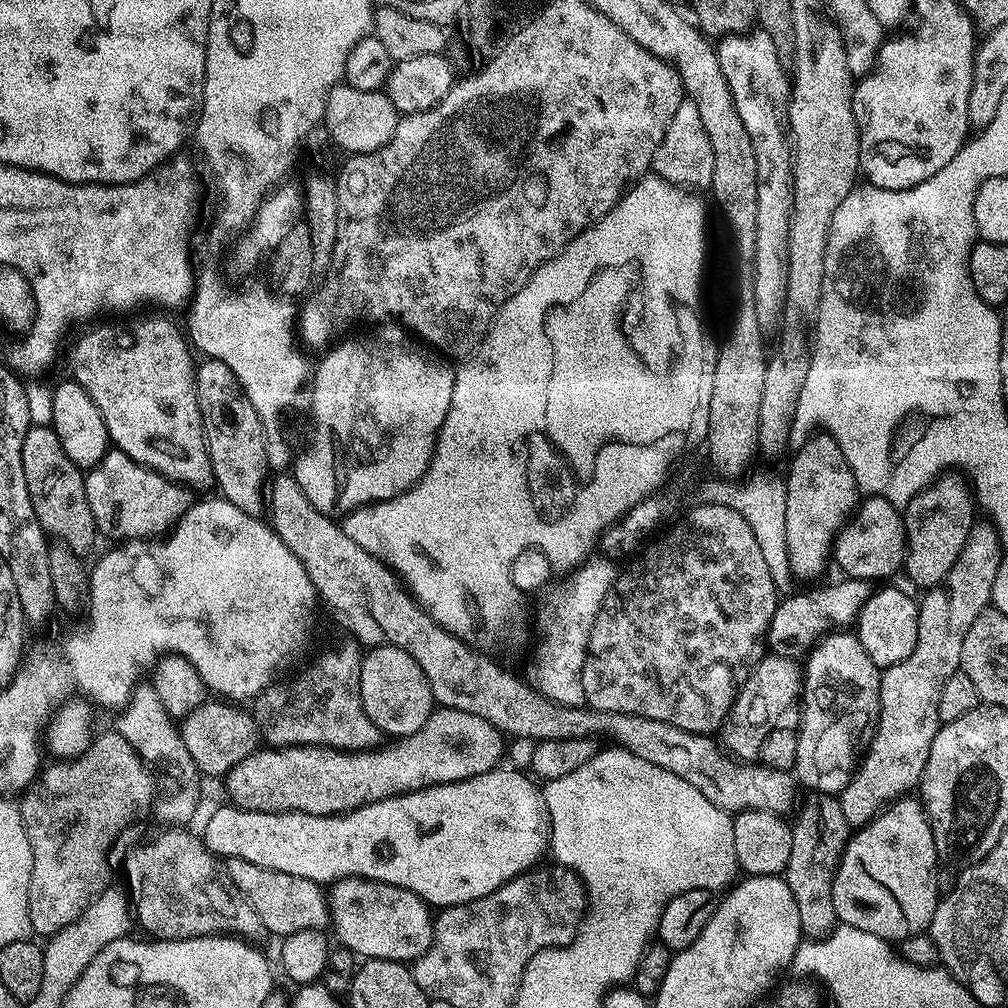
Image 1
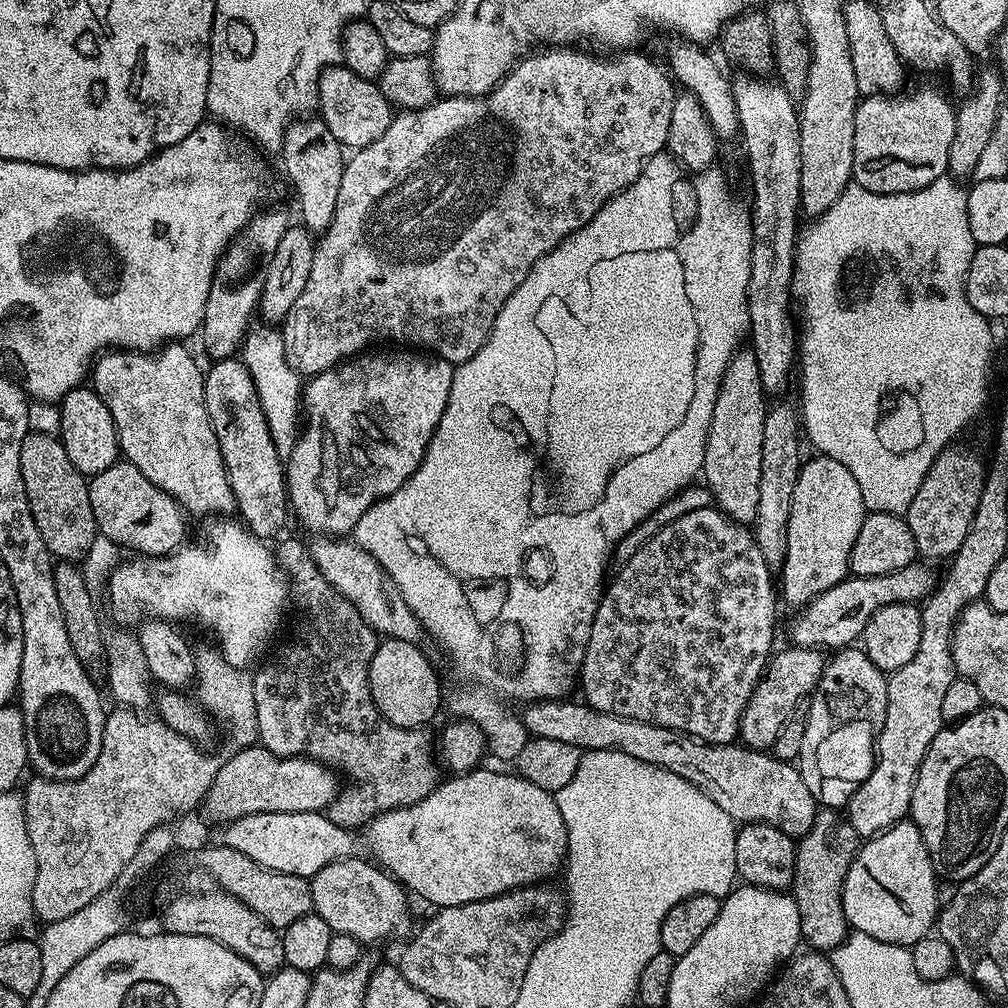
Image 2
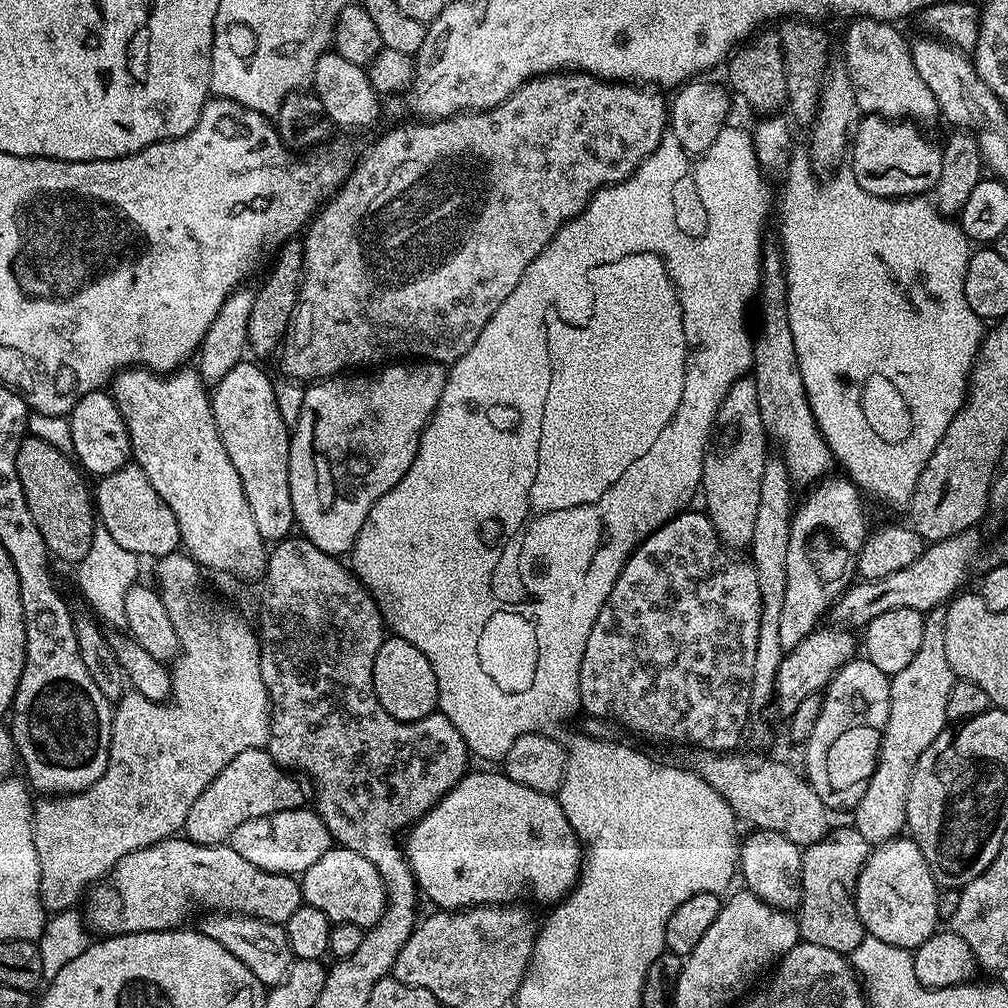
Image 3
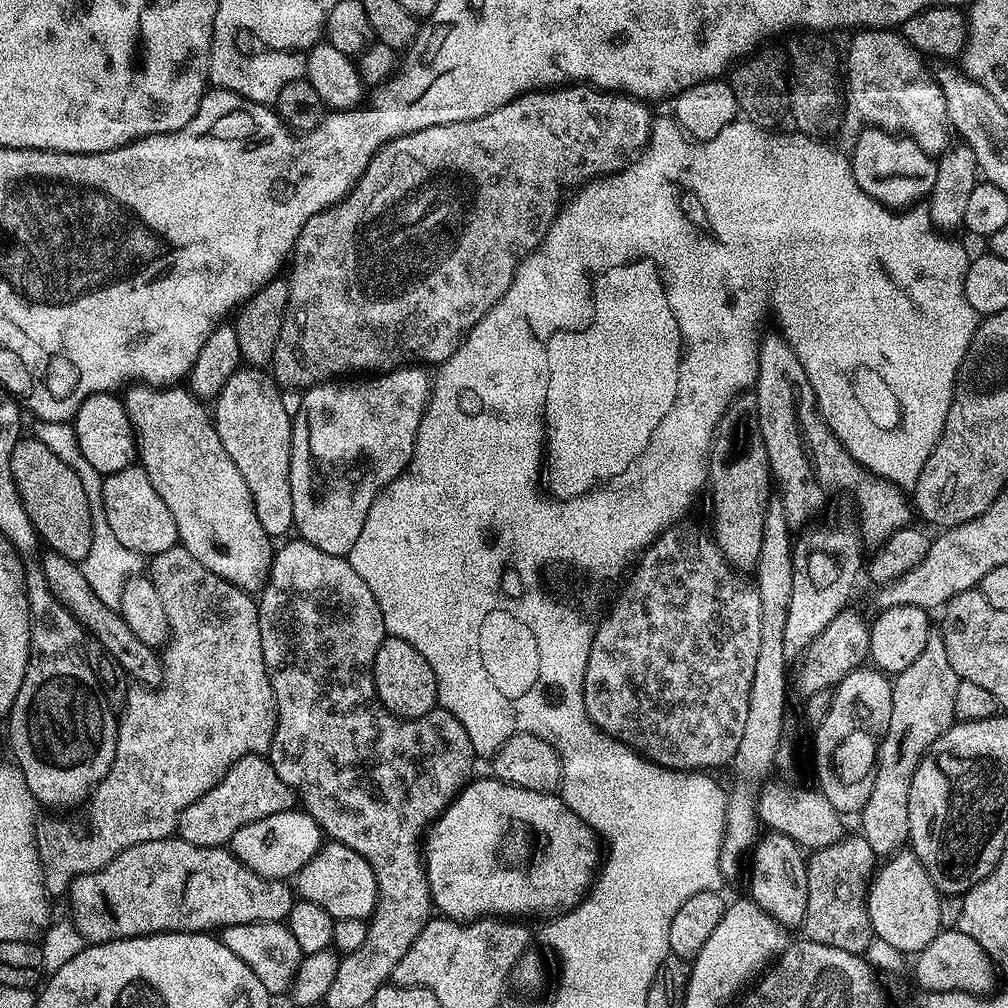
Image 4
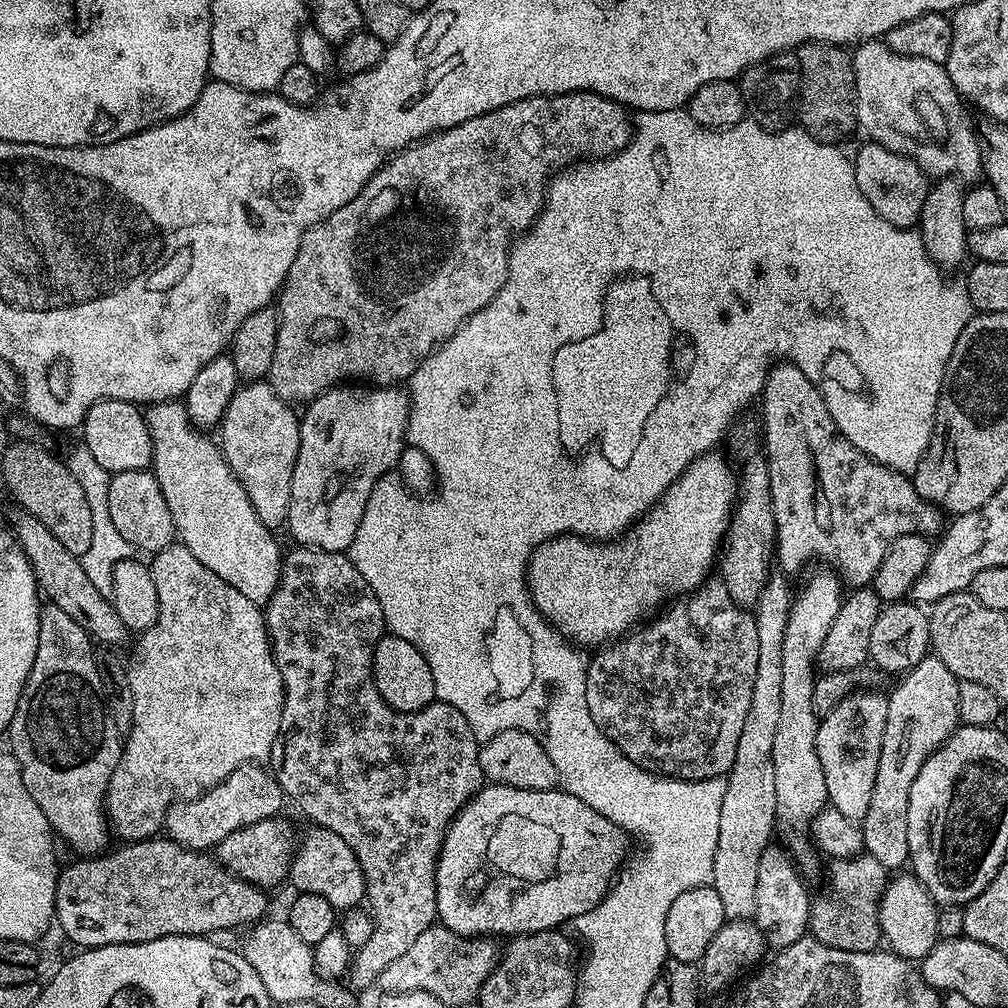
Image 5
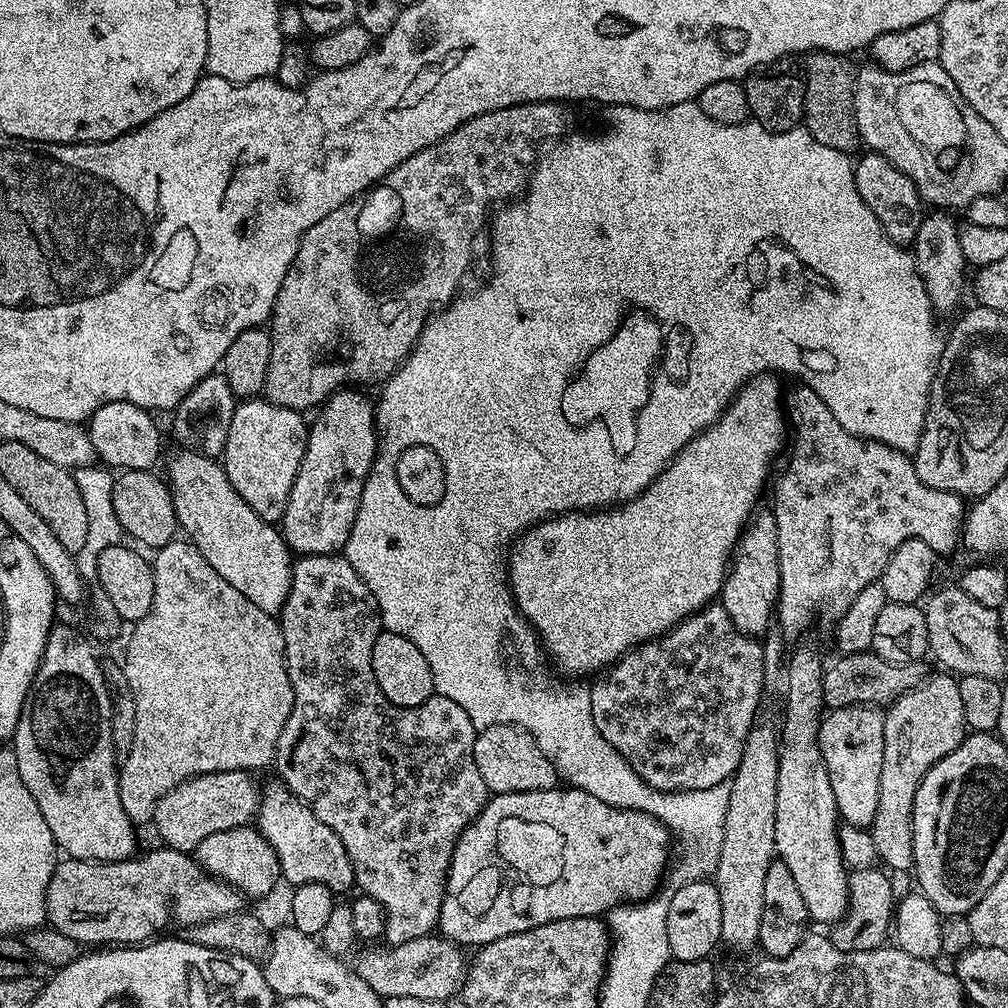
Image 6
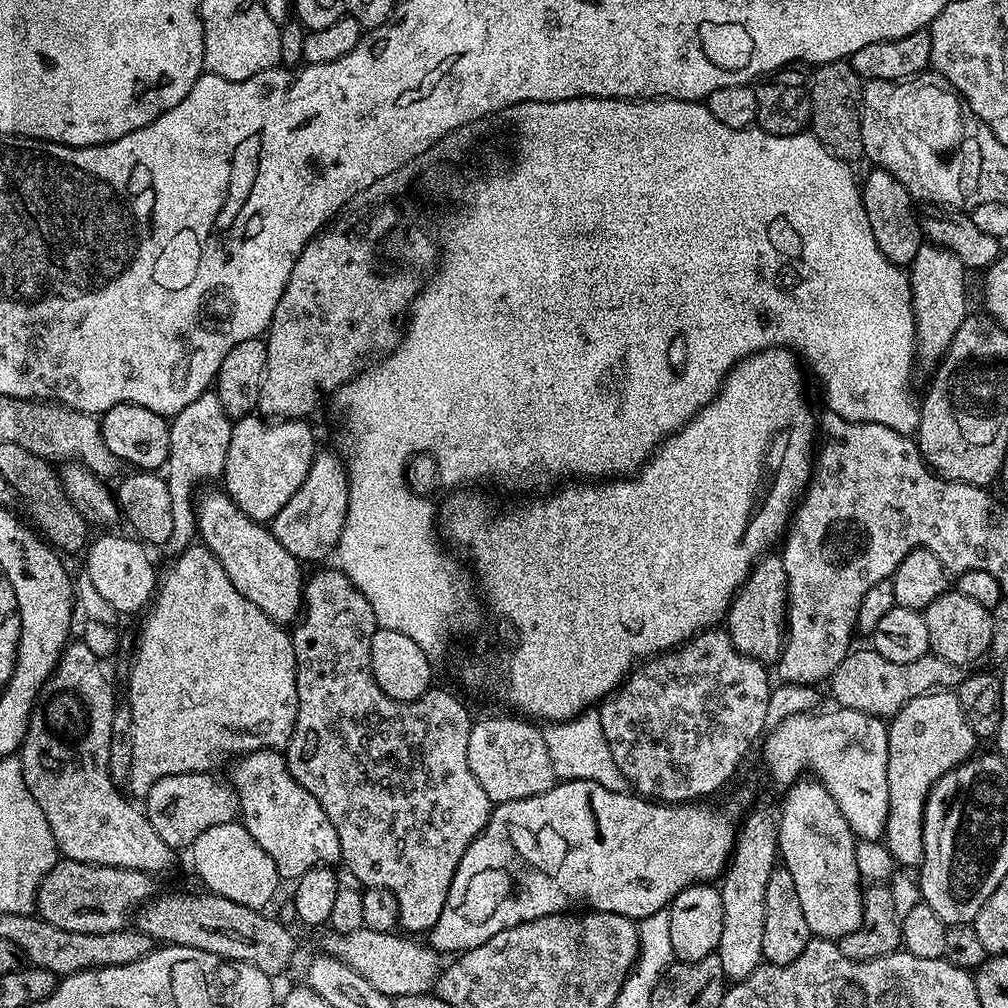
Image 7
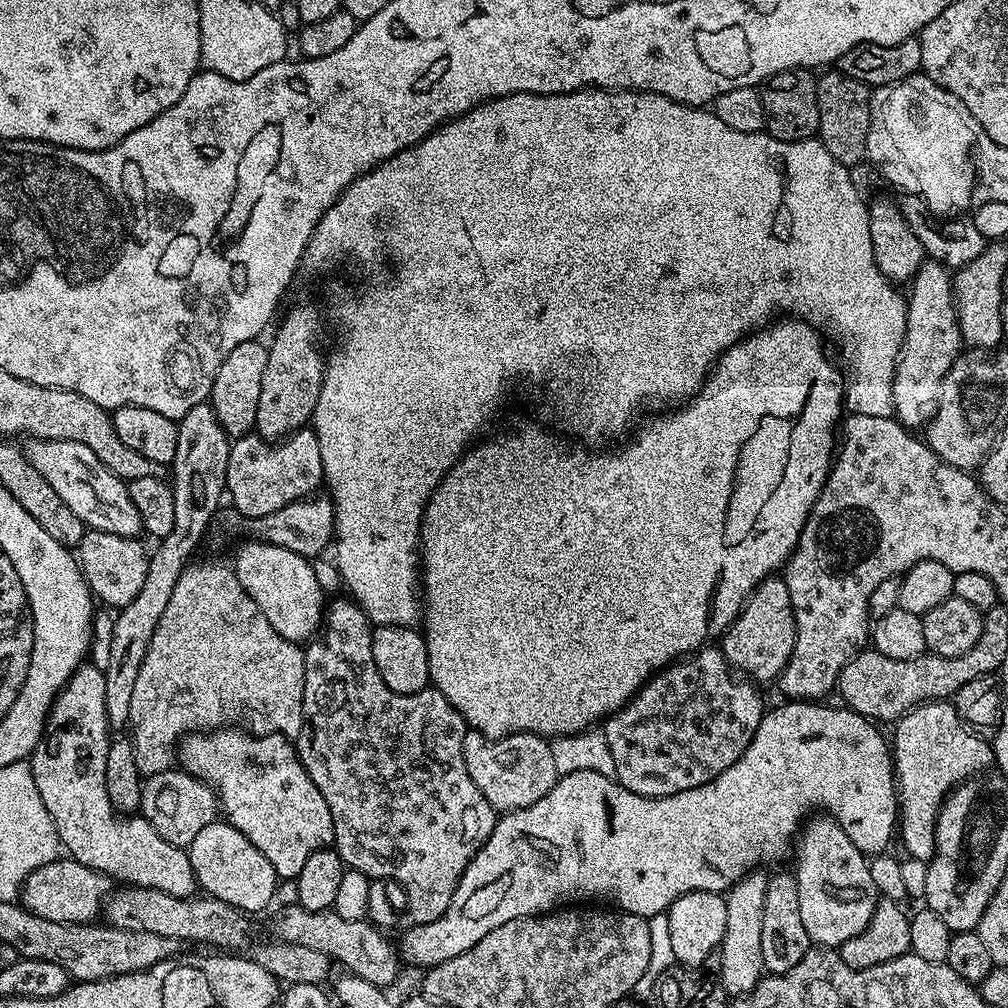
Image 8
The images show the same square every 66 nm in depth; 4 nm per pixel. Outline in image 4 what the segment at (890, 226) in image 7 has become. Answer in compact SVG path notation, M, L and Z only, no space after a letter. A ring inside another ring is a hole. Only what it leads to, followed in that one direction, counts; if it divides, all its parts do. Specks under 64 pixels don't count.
M871 126L861 129L856 136L856 145L850 151L854 182L858 182L870 198L885 204L887 208L904 210L919 205L934 186L936 160L907 137Z

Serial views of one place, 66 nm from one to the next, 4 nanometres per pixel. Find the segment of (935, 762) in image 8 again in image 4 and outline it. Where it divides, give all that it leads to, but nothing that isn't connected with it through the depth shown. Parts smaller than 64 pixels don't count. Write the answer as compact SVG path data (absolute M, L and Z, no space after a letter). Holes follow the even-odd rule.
M939 631L928 633L926 650L906 666L906 670L895 673L892 680L892 709L890 726L880 740L880 750L876 754L876 771L873 772L874 786L866 806L858 813L859 835L870 842L870 850L878 858L888 858L901 851L909 843L910 810L908 795L914 770L918 770L920 760L928 753L932 743L951 728L954 714L954 694L961 679L954 674L950 658L946 658L946 646Z

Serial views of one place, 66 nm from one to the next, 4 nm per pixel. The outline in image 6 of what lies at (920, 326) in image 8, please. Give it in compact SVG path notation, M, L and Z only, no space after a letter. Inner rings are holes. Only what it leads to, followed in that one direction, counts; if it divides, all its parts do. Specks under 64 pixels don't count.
M944 210L929 211L924 217L922 226L918 226L916 239L910 245L912 257L916 260L916 269L937 313L954 311L960 304L960 295L964 292L966 261L962 254L960 229L957 221L952 221L948 216L951 215Z

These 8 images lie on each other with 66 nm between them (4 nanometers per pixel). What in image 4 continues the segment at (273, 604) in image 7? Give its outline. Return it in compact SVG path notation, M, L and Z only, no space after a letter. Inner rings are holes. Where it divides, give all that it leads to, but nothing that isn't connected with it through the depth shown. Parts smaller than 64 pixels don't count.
M132 386L123 393L122 399L132 428L136 431L139 463L154 490L158 490L162 502L166 502L170 514L174 514L179 547L194 554L194 558L198 558L206 570L218 574L226 582L246 593L259 593L268 581L274 540L266 534L266 530L262 530L262 522L258 522L258 514L254 514L250 486L246 486L238 466L234 466L230 454L226 454L226 446L222 446L222 438L218 438L209 409L207 412L200 405L203 403L184 386Z

